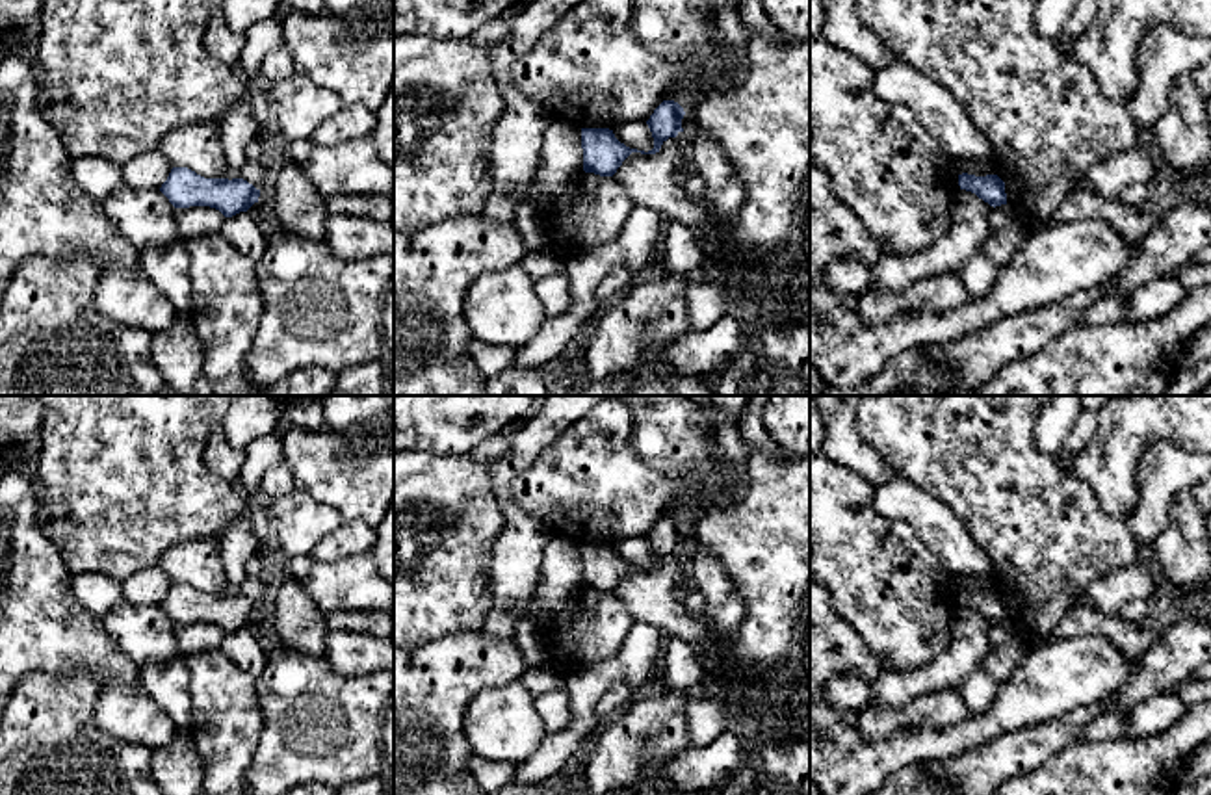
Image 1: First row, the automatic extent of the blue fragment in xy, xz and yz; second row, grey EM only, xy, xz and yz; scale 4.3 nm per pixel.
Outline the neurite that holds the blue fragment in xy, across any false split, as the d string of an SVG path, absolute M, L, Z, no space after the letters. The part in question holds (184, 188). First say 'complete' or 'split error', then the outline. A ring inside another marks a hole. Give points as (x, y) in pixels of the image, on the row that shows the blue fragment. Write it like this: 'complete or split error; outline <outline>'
complete; outline M173 167L160 191L175 208L210 206L225 217L247 212L260 197L243 178L204 178L188 167Z

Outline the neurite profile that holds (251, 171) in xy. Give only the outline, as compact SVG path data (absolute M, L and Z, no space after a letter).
M247 160L243 163L238 178L247 180L249 184L253 184L260 191L266 189L264 169L258 162Z

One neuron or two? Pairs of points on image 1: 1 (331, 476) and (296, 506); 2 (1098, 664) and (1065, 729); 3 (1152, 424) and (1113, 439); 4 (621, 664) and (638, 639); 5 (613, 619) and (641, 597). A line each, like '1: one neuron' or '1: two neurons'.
1: two neurons
2: two neurons
3: one neuron
4: one neuron
5: two neurons

